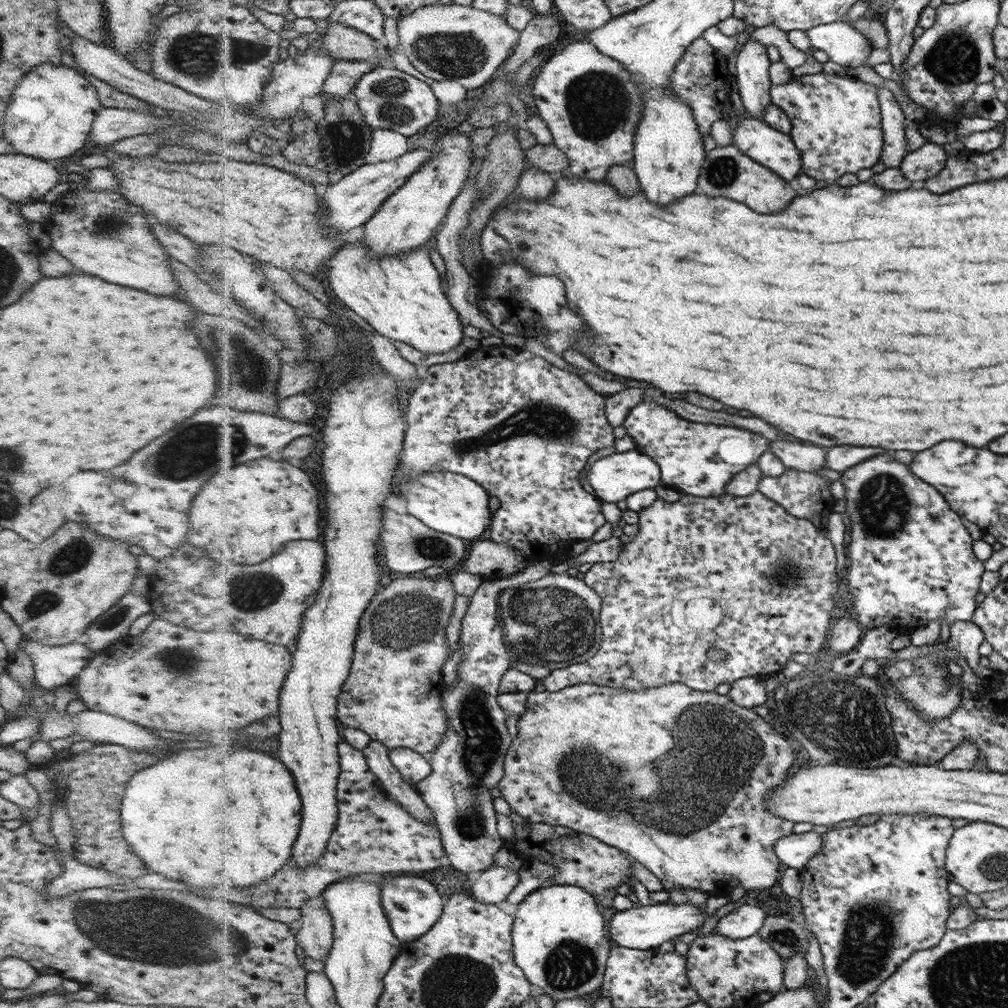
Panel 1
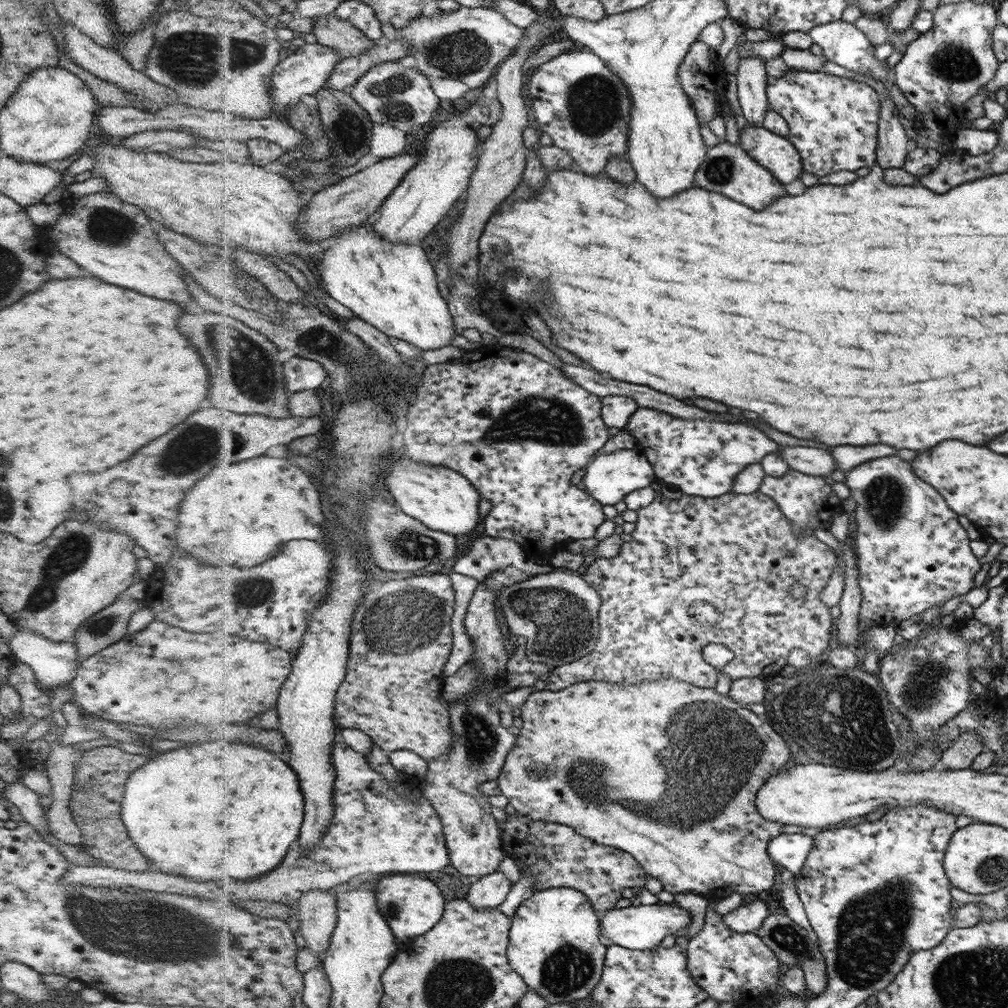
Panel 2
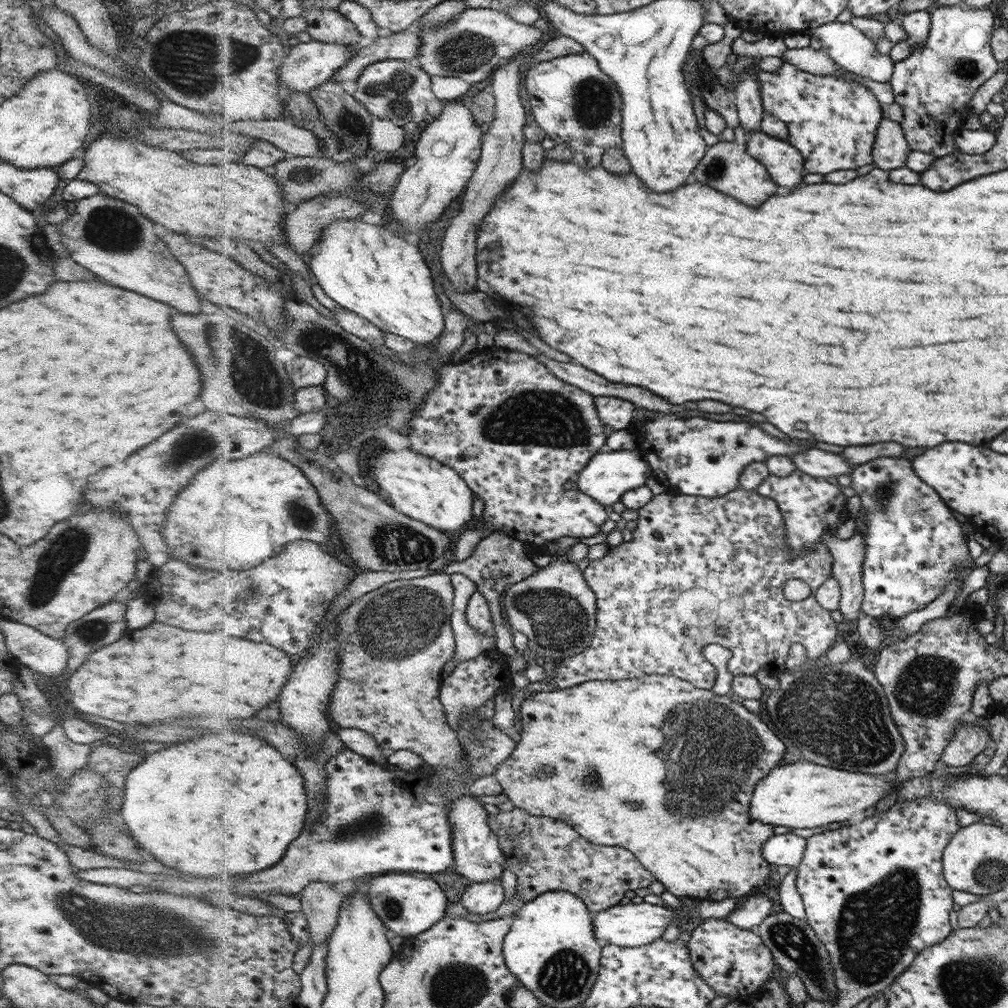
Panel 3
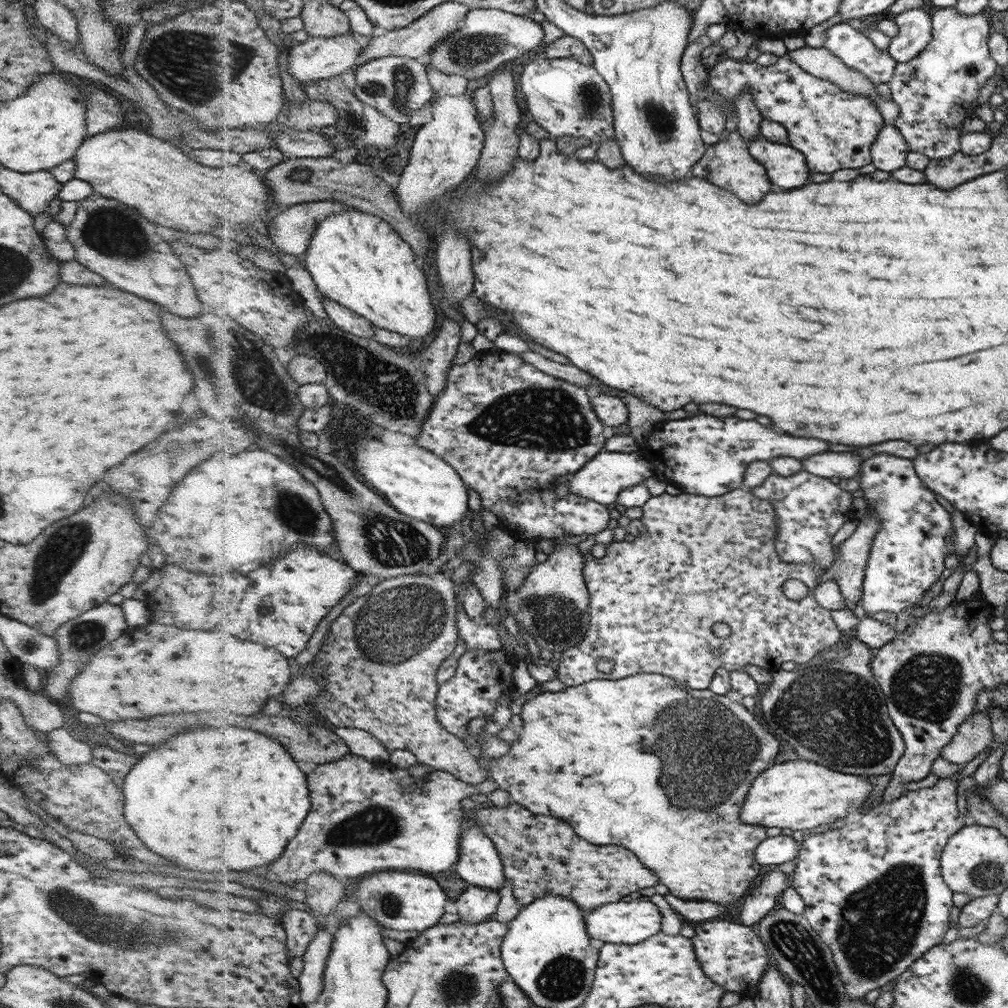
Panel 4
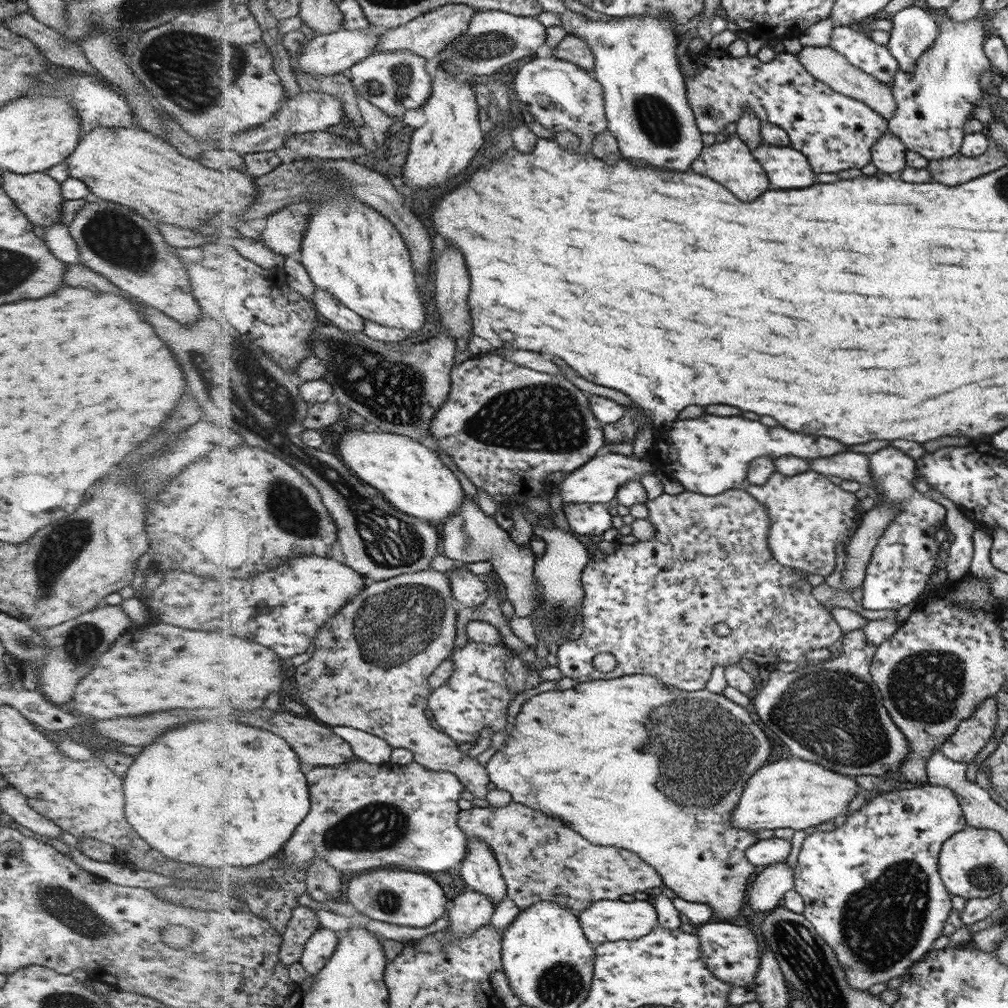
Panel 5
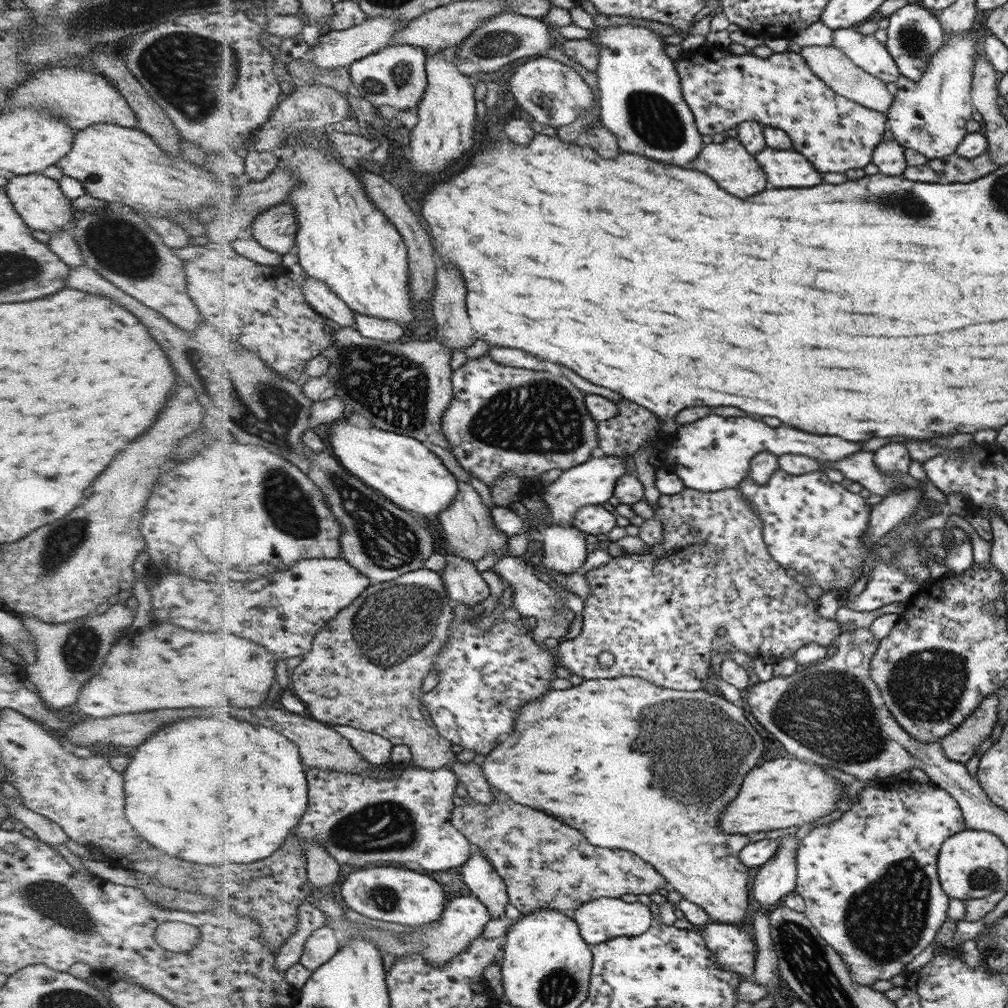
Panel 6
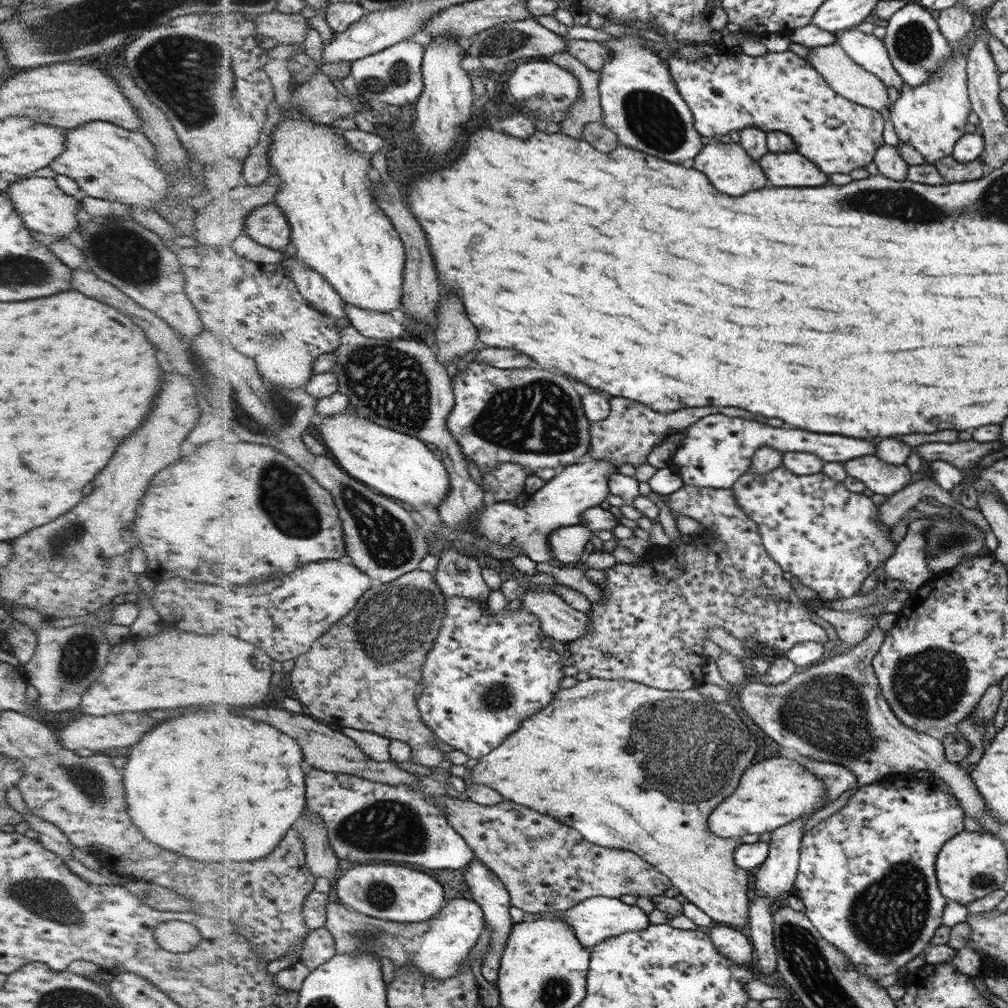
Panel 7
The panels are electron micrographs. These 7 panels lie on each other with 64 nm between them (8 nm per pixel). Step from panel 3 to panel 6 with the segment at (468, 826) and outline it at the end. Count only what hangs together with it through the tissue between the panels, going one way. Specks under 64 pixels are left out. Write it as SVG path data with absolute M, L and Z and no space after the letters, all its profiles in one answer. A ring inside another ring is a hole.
M473 849L471 859L460 871L462 875L474 896L489 908L492 919L504 914L505 906L510 902L506 882L482 851Z

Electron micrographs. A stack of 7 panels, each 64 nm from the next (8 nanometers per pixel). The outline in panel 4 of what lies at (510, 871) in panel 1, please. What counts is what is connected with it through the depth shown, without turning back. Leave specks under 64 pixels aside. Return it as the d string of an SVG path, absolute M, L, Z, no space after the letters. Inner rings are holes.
M469 885L454 908L462 917L460 921L478 924L496 912L499 902L500 893L496 889Z

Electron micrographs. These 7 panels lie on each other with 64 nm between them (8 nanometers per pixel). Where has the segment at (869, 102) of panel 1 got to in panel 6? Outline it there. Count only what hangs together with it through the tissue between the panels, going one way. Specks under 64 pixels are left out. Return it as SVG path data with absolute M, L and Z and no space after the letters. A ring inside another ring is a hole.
M701 47L696 51L683 51L680 57L680 62L677 64L677 71L681 76L681 84L683 85L686 102L688 105L691 105L691 110L696 116L696 124L699 126L699 132L704 135L711 135L715 138L726 136L726 132L729 129L737 129L738 126L740 126L740 123L748 122L748 120L760 123L763 128L778 128L783 130L783 132L791 138L793 149L796 152L803 153L803 155L812 162L812 165L814 165L821 174L828 174L830 172L845 174L848 170L864 169L865 166L870 164L871 160L874 158L875 148L878 147L880 143L884 142L886 116L880 114L880 112L877 112L876 110L866 108L864 105L857 104L855 101L848 100L848 97L840 96L839 93L836 93L823 80L820 80L820 77L816 76L815 73L811 71L810 65L808 65L807 61L803 59L803 56L800 56L800 53L788 50L776 54L772 53L772 55L766 59L748 53L745 55L734 55L734 53L732 53L726 54L722 59L714 59L712 50L708 50L706 47Z

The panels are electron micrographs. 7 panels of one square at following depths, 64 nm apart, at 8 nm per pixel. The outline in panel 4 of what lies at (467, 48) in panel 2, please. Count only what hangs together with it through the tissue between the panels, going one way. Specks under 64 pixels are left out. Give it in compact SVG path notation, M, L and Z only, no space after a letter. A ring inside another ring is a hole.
M469 9L460 30L439 42L426 59L430 65L440 72L454 75L461 74L468 80L478 80L490 72L494 72L504 62L512 58L520 58L530 50L544 44L544 31L539 22L525 16L504 12L498 9Z

